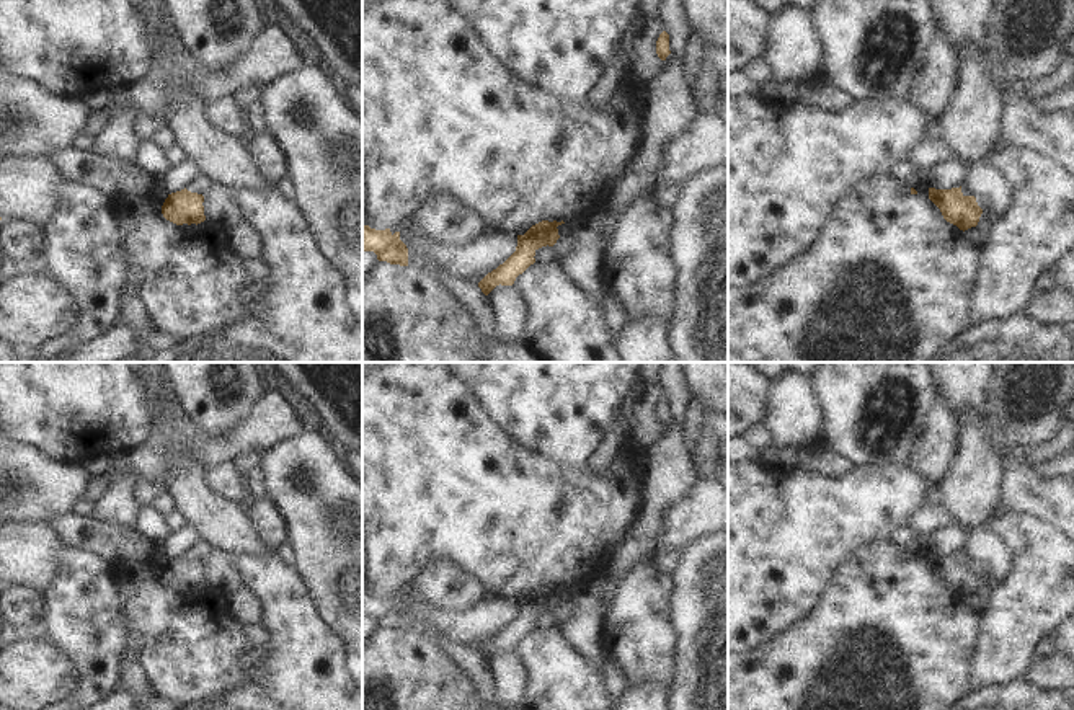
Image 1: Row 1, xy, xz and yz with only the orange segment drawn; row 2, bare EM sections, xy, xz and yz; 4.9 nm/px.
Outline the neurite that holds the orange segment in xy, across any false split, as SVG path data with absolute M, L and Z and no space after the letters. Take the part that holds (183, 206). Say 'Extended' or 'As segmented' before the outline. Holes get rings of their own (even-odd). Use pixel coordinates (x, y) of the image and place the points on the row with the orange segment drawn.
As segmented. M184 188L181 191L168 194L162 206L162 214L166 220L176 225L197 225L206 220L202 202L202 194L191 193Z

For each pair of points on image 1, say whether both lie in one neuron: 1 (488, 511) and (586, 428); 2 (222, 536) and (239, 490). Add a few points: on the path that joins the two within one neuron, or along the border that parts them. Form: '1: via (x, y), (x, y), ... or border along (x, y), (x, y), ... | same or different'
1: border along (514, 441), (563, 465), (585, 465) | different
2: border along (204, 479), (214, 490), (244, 505) | different

